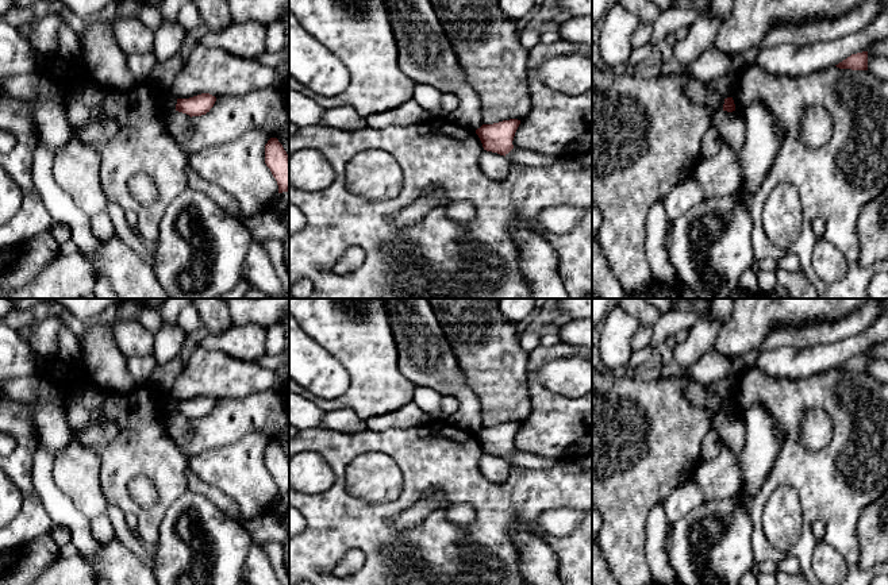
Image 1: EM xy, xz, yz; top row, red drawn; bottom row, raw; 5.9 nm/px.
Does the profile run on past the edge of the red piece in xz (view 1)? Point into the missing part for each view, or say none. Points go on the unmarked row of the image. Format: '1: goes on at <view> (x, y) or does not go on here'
1: does not go on here

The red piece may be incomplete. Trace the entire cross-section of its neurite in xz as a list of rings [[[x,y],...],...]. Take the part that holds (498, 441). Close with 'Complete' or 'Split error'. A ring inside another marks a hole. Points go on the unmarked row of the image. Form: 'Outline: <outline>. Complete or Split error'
Outline: [[[518,422],[503,423],[493,427],[483,427],[476,432],[484,453],[507,458],[512,451],[515,435],[520,427]]]. Complete

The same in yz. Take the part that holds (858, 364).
Outline: [[[868,354],[852,357],[835,369],[839,372],[868,373]]]. Complete

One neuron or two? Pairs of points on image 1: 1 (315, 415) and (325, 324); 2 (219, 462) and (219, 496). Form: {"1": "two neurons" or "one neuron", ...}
{"1": "two neurons", "2": "two neurons"}

